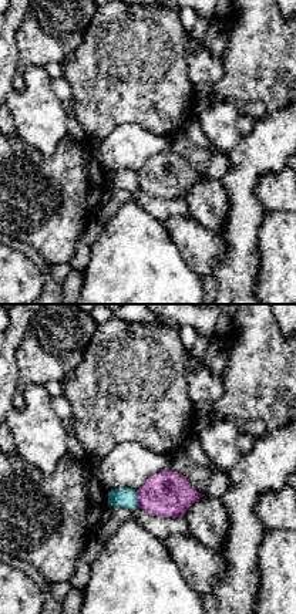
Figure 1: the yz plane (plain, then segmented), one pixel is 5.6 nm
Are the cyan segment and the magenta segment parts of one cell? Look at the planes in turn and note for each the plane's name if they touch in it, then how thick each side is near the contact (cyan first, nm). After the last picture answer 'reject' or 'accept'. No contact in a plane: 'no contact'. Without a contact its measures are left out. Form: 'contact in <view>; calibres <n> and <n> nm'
contact in yz; calibres 110 and 260 nm

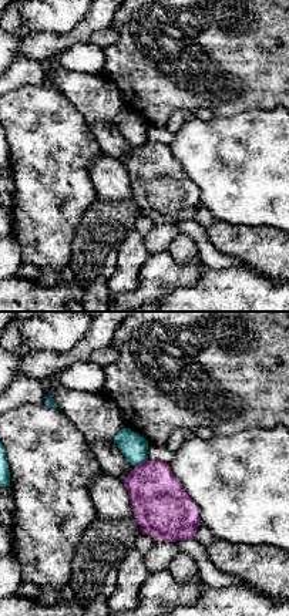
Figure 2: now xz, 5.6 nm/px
contact in xz; calibres 150 and 320 nm

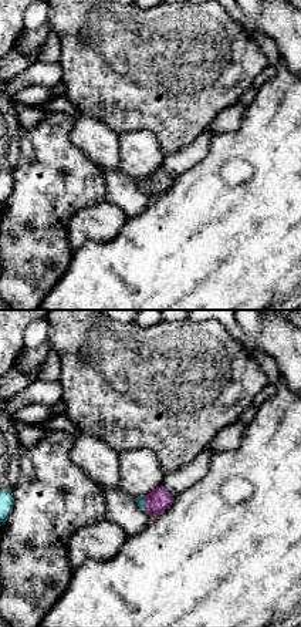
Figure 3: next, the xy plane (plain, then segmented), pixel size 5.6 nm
contact in xy; calibres 50 and 140 nm

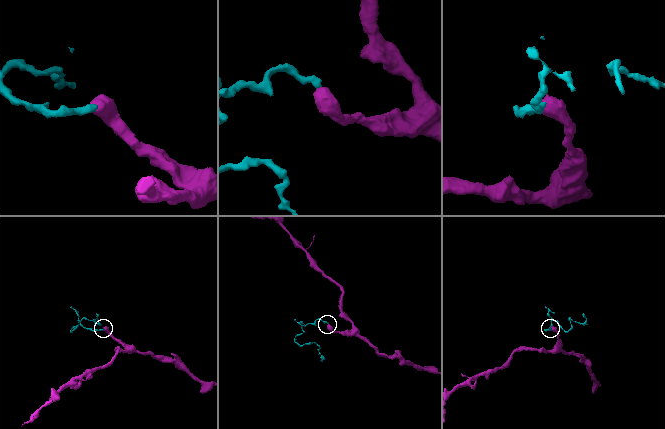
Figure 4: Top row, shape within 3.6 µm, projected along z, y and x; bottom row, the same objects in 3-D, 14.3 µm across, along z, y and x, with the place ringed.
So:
accept

